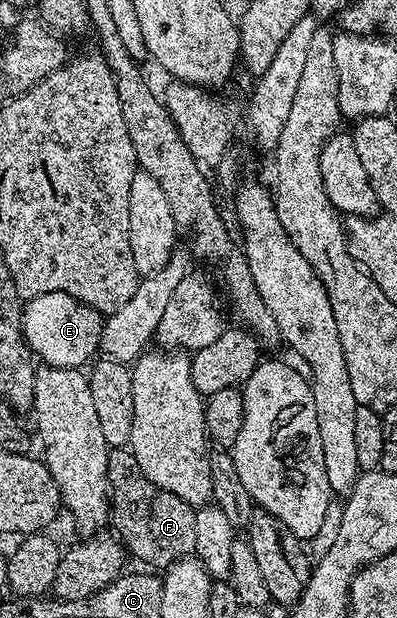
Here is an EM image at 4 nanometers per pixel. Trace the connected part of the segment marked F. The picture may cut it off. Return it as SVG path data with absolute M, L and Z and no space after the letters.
M128 447L110 451L107 478L111 501L111 528L132 559L134 556L135 559L142 560L145 563L142 565L150 569L164 570L175 562L194 555L197 509L183 502L183 498L175 498L175 494L155 486L155 482L147 479L139 470L139 462L135 462Z

